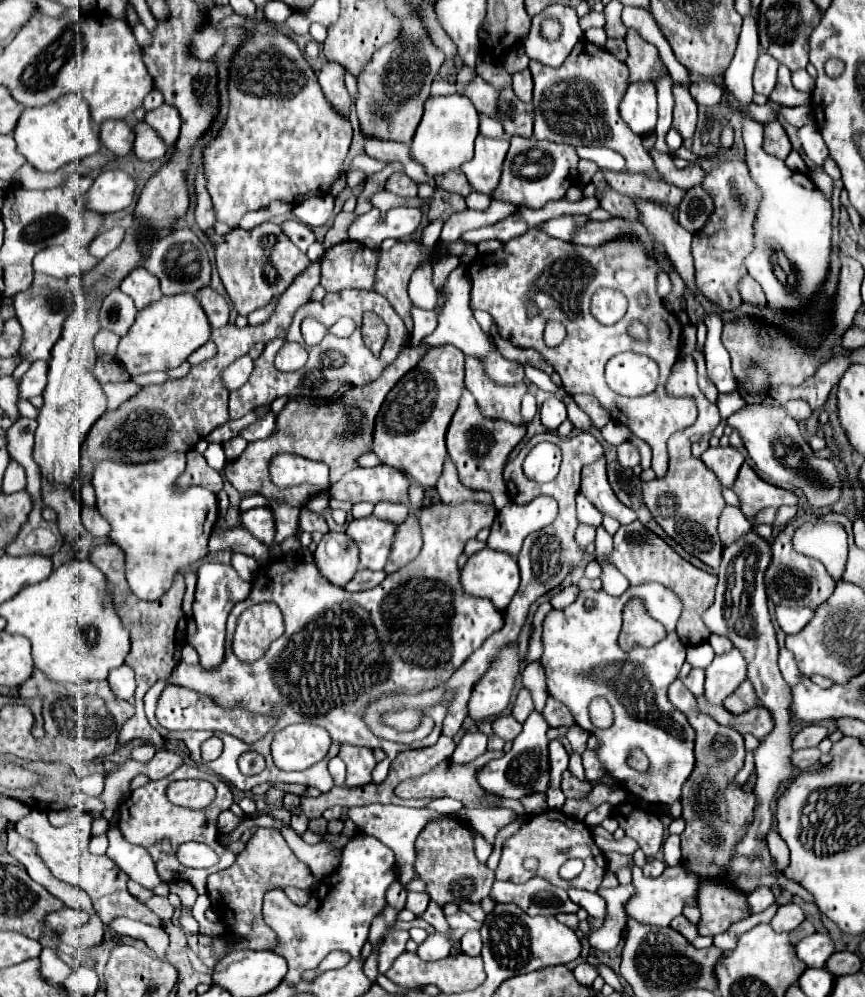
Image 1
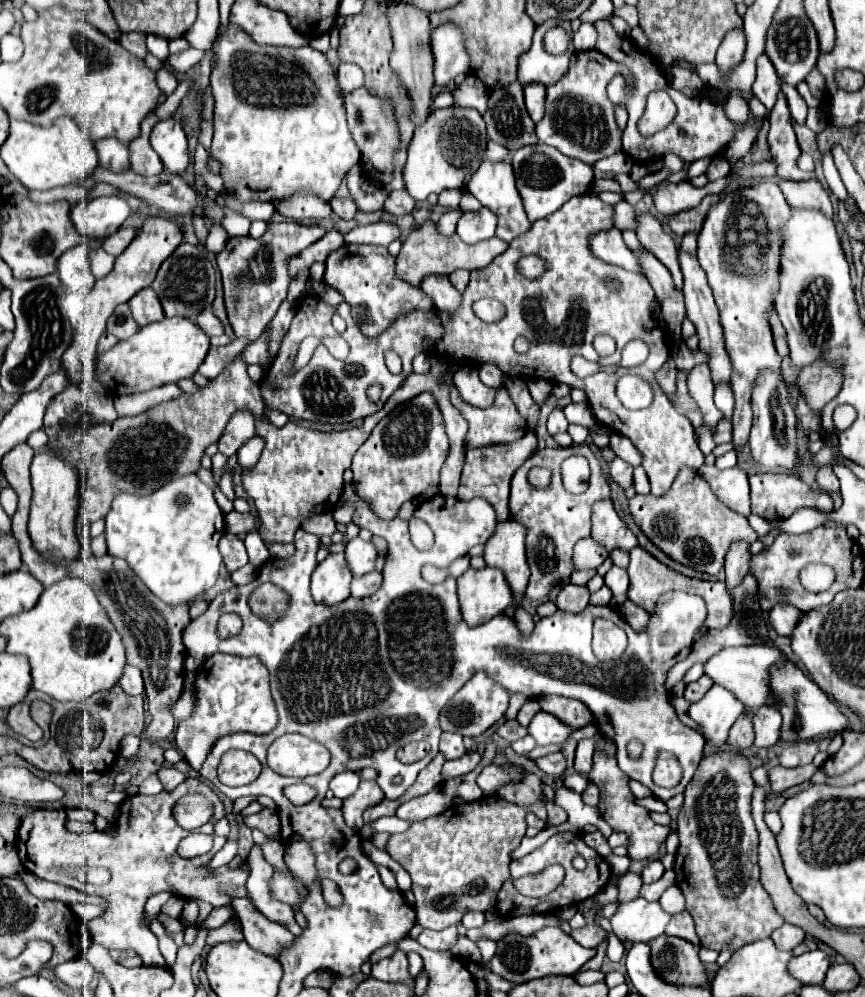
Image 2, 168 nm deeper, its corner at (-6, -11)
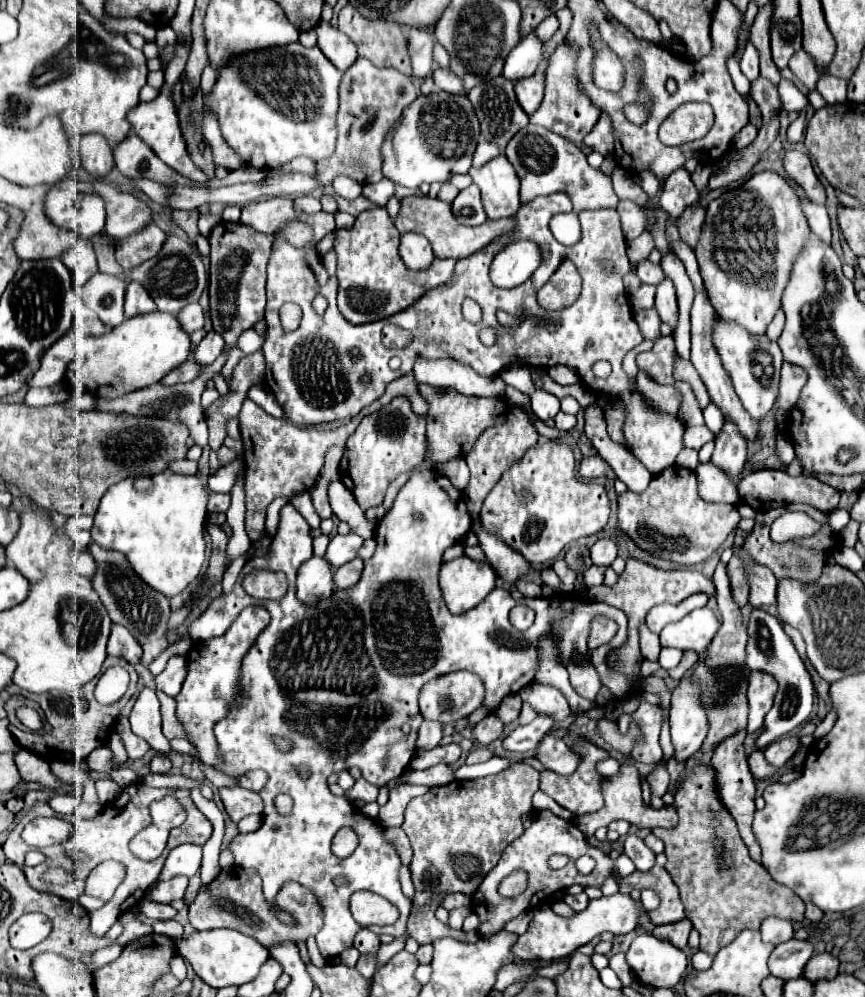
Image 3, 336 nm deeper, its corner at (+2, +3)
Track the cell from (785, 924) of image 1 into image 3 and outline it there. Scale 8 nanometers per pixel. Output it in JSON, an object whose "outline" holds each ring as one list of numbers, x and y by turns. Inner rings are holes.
{"outline":[[771,916,761,924,761,936,763,936,763,942,771,942,775,946,783,944,793,938,793,922]]}

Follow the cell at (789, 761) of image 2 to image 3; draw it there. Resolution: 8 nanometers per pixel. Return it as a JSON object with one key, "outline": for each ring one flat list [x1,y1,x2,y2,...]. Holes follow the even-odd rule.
{"outline":[[789,734,789,736,783,736,783,738,775,740,775,742,771,742,765,748,765,758,773,766,785,766,795,756,797,750,799,750,799,736,797,734]]}

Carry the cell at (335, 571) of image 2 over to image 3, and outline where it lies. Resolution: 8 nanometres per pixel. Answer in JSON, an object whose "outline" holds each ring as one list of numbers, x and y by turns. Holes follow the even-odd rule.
{"outline":[[319,556,309,558,297,572,297,598,305,604,315,604,329,598,335,590,333,566]]}

